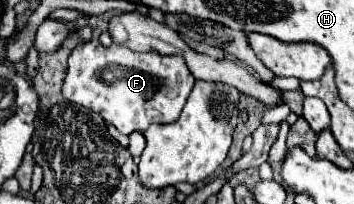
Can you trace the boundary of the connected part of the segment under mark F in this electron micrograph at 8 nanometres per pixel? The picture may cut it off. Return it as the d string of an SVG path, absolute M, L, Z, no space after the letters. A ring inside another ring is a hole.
M89 40L85 44L79 44L69 56L69 70L63 82L63 96L79 106L85 106L101 114L103 120L107 124L113 124L121 134L131 134L135 130L145 132L151 124L169 124L177 120L189 92L193 90L193 84L195 84L195 78L181 56L161 56L155 52L137 54L125 46L111 44L109 48L105 48L99 40ZM173 88L179 88L179 94L175 98L169 98L167 94Z

